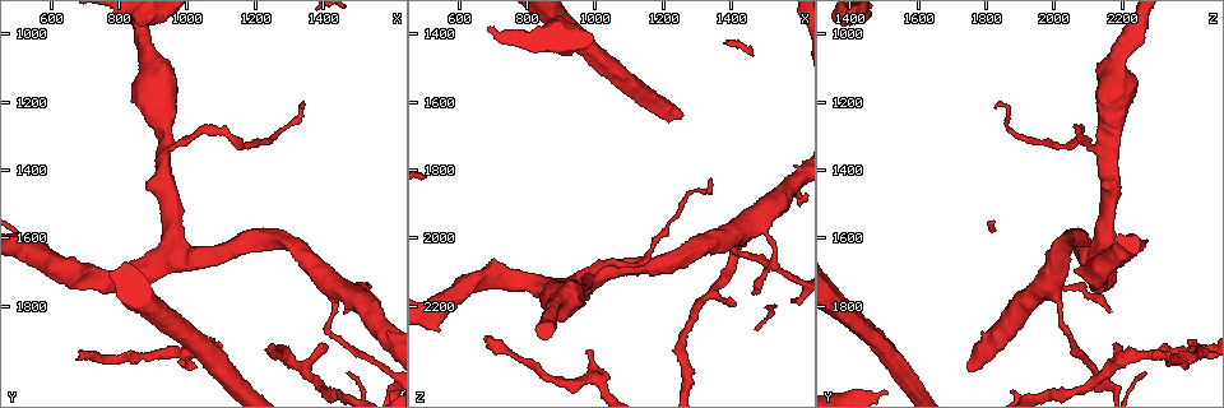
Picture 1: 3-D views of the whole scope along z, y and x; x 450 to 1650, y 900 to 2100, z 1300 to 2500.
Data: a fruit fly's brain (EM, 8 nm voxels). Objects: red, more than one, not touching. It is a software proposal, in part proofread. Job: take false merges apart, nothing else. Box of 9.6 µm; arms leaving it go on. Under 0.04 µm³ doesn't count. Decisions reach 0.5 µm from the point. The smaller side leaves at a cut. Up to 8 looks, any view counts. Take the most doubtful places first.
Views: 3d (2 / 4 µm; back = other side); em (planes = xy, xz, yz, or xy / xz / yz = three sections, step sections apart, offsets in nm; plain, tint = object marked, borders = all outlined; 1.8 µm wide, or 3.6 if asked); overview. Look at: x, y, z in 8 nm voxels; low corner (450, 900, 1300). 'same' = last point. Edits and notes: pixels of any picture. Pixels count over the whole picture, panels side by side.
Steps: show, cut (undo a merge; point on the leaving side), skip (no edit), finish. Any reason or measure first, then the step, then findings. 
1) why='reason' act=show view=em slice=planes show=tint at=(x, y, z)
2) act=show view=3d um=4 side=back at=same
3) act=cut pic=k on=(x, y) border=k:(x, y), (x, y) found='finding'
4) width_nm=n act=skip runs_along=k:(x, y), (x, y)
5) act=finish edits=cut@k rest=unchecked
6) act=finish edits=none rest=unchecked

why='abrupt turn' act=show view=3d um=2 side=back at=(970, 1630, 2140)

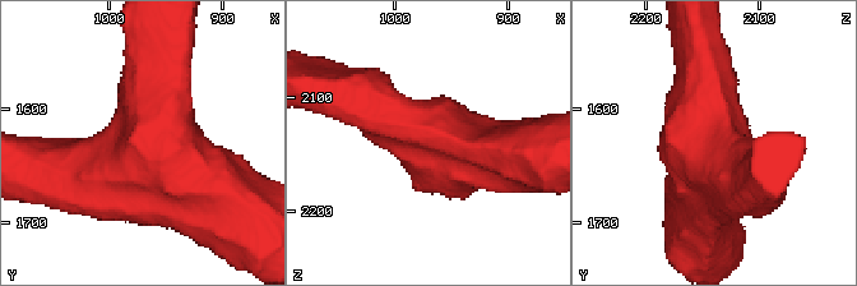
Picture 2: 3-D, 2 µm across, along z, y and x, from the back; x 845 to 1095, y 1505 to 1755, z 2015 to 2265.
arms=3 arm_widths_nm=320,380,460 act=show view=em slice=planes show=tint at=(962, 1636, 2142)

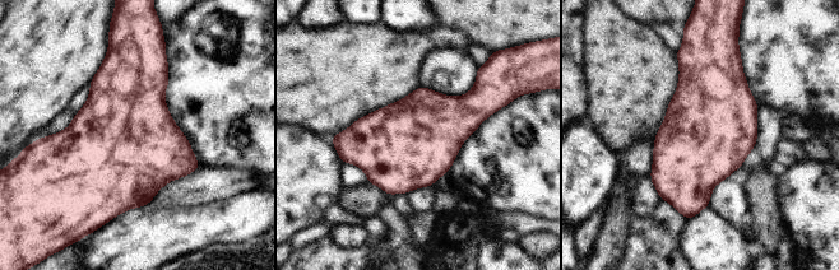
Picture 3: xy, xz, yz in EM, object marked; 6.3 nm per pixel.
act=skip found='one neuron here'

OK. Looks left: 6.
why='abrupt turn' act=show view=3d um=4 at=(930, 1300, 2170)

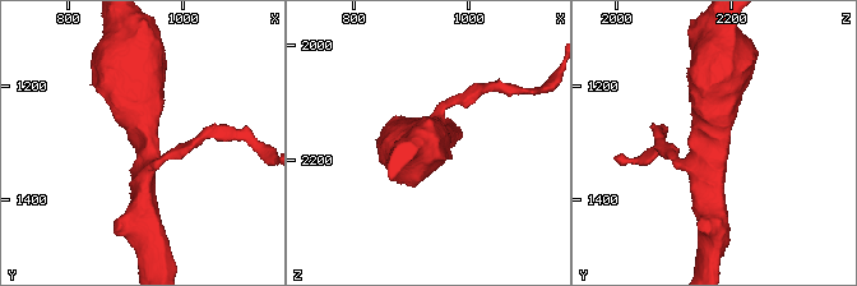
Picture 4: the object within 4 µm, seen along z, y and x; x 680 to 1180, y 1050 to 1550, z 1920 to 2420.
arms=3 act=show view=em um=3.6 slice=planes show=plain at=(935, 1305, 2175)

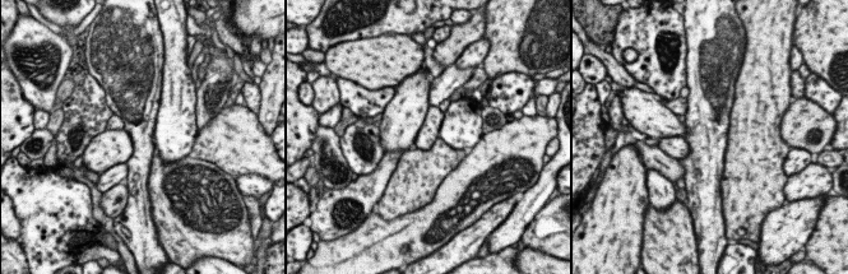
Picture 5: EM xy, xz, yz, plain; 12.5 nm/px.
act=show view=em um=3.6 slice=planes show=tint at=same

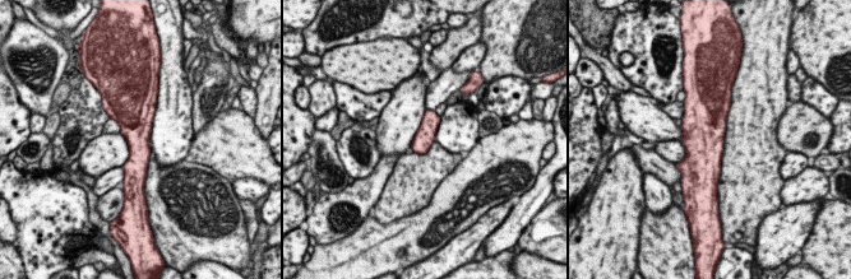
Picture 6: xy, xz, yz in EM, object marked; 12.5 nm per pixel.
width_nm=240 act=skip found='one neuron here'

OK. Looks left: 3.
why='sharp bend' act=show view=3d um=4 at=(1420, 1770, 2000)

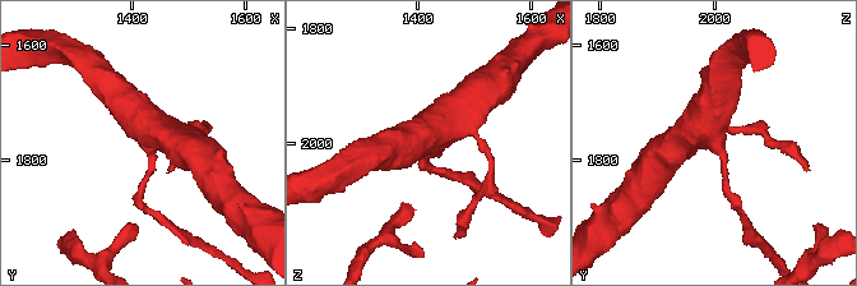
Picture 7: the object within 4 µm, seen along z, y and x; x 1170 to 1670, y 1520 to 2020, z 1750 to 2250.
why='shape alone is not enough' act=show view=em um=3.6 slice=xy step=8 show=tint at=(1425, 1770, 2010)

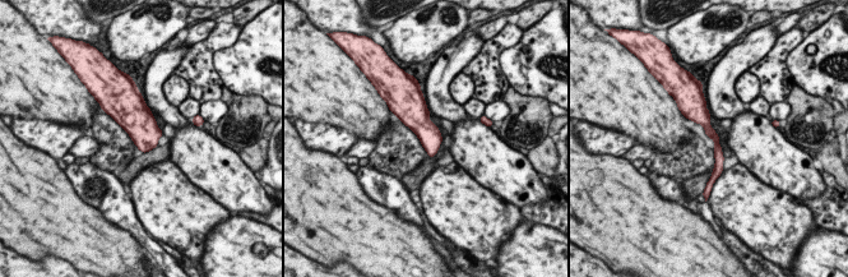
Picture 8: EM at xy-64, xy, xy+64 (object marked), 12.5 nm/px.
why='cut it another way' act=show view=em um=3.6 slice=planes show=tint at=same

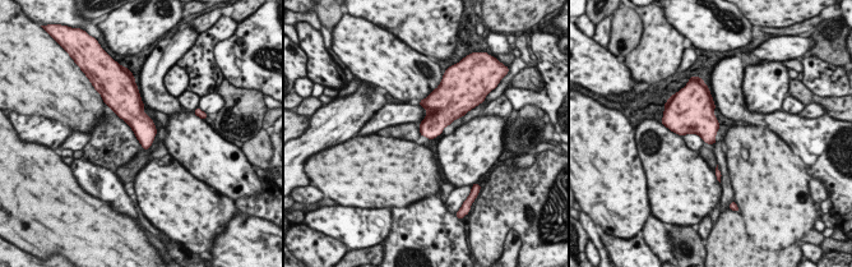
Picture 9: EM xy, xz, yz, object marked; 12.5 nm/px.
width_nm=280 act=skip found='all the same neuron'

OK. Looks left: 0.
act=finish edits=none rest=unchecked

